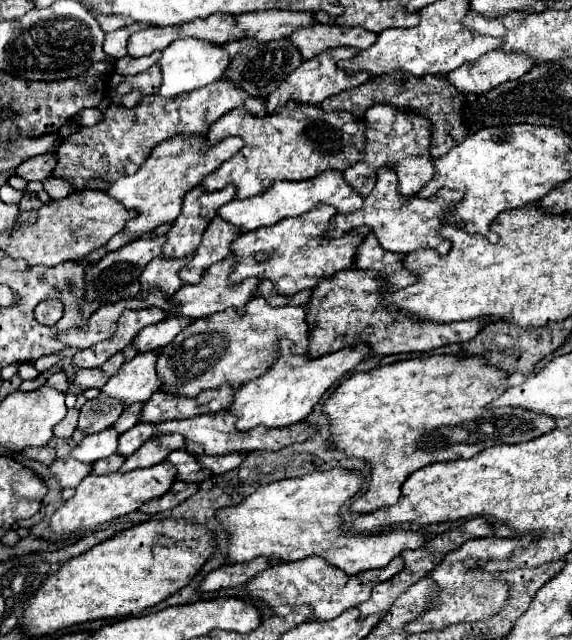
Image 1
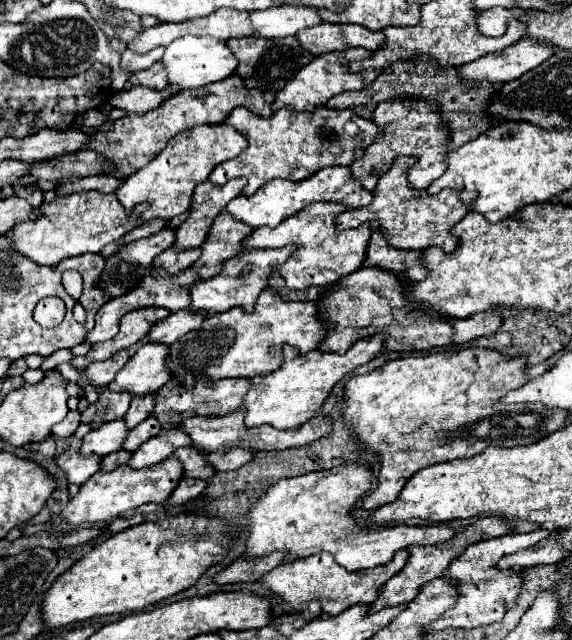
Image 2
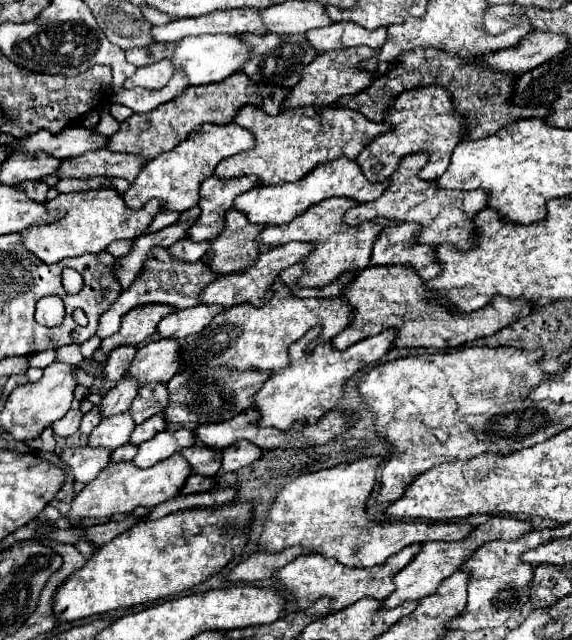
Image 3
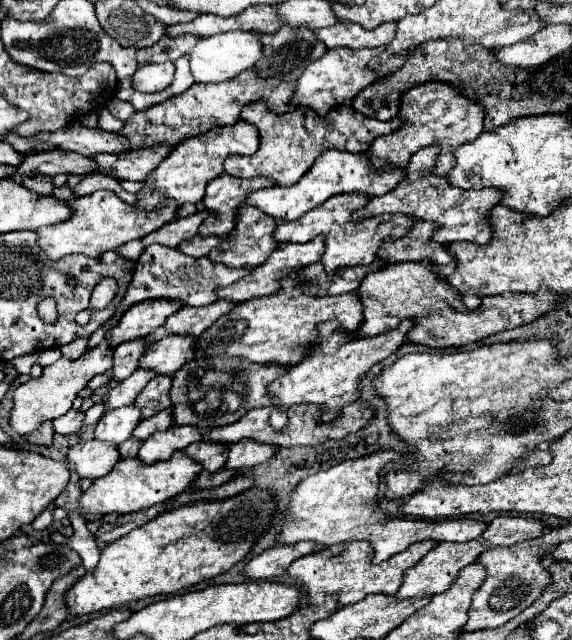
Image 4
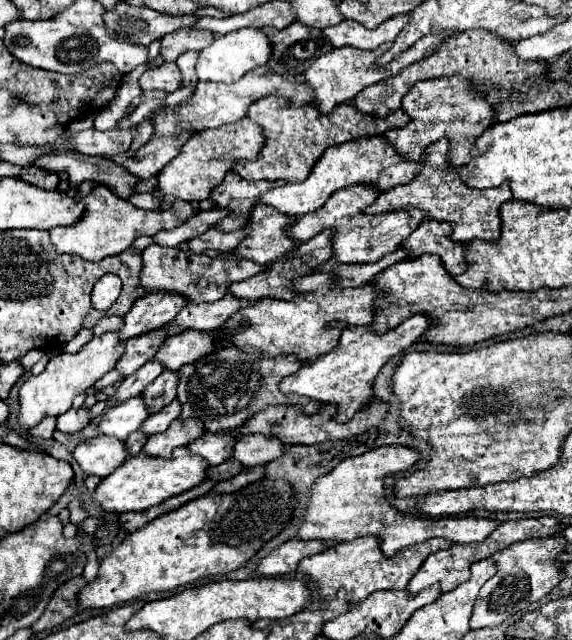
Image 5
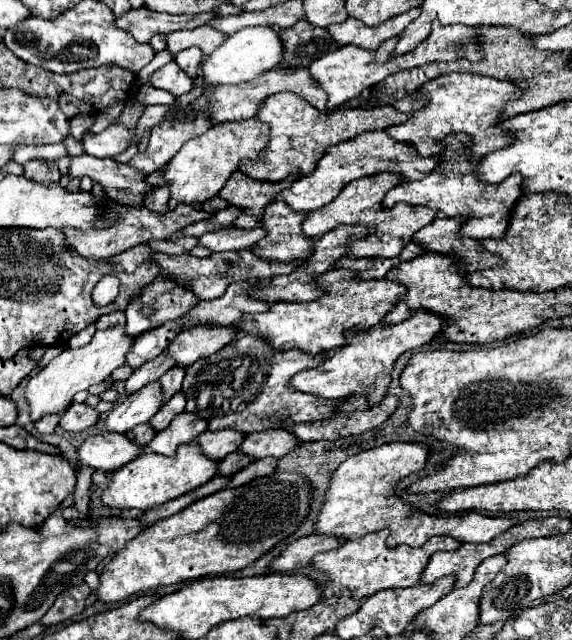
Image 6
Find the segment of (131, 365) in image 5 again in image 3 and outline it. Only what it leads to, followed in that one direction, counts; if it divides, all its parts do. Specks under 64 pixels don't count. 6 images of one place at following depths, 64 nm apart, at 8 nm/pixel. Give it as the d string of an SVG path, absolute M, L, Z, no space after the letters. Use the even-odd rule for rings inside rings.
M120 346L120 348L112 350L112 354L108 356L108 362L104 366L104 374L110 382L118 382L126 376L130 362L136 356L136 350L138 348L134 348L134 346Z

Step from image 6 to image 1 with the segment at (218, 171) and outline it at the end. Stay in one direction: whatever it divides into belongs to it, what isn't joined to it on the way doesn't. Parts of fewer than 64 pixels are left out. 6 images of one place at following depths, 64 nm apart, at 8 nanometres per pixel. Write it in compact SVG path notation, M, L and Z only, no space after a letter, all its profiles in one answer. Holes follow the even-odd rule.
M174 136L170 140L164 140L164 144L156 146L152 156L142 164L142 168L132 174L116 180L108 194L116 196L116 200L124 208L136 208L138 216L128 222L124 232L134 234L136 238L146 236L154 228L166 222L174 222L178 214L182 212L182 200L186 192L196 188L210 172L214 172L222 162L226 162L230 156L234 156L244 146L244 140L238 136L228 136L216 144L208 144L206 136ZM202 150L208 150L204 154Z

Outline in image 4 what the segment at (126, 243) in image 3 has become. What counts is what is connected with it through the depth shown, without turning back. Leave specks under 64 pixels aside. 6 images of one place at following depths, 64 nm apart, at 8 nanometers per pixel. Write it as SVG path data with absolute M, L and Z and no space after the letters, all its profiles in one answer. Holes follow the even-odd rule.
M137 239L120 246L120 248L116 249L116 252L125 258L137 261L143 253L143 250L144 246L142 244L142 239Z

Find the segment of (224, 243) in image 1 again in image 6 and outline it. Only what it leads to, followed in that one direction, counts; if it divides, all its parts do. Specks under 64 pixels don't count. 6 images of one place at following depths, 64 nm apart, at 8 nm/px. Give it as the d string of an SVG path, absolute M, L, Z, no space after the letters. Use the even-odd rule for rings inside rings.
M276 200L266 206L262 216L262 226L268 228L268 236L252 248L256 256L280 262L304 260L308 252L312 252L312 238L302 234L302 224L306 220L306 212L292 212L292 208L284 206L282 200Z

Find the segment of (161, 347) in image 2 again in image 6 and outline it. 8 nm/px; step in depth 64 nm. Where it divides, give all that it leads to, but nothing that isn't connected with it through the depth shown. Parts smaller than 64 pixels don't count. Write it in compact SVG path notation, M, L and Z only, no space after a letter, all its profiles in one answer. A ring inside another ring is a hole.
M198 324L194 328L182 330L176 340L168 346L168 352L176 356L178 366L190 366L200 358L206 358L218 352L222 346L230 344L236 338L234 326L210 326Z

